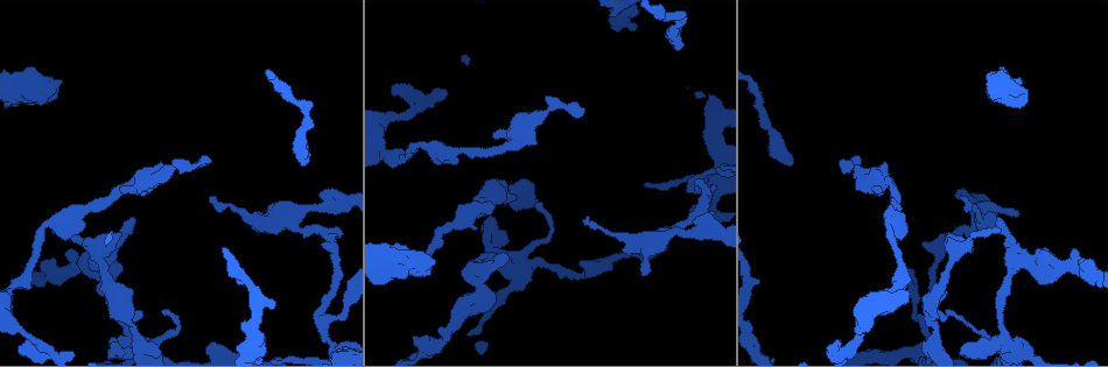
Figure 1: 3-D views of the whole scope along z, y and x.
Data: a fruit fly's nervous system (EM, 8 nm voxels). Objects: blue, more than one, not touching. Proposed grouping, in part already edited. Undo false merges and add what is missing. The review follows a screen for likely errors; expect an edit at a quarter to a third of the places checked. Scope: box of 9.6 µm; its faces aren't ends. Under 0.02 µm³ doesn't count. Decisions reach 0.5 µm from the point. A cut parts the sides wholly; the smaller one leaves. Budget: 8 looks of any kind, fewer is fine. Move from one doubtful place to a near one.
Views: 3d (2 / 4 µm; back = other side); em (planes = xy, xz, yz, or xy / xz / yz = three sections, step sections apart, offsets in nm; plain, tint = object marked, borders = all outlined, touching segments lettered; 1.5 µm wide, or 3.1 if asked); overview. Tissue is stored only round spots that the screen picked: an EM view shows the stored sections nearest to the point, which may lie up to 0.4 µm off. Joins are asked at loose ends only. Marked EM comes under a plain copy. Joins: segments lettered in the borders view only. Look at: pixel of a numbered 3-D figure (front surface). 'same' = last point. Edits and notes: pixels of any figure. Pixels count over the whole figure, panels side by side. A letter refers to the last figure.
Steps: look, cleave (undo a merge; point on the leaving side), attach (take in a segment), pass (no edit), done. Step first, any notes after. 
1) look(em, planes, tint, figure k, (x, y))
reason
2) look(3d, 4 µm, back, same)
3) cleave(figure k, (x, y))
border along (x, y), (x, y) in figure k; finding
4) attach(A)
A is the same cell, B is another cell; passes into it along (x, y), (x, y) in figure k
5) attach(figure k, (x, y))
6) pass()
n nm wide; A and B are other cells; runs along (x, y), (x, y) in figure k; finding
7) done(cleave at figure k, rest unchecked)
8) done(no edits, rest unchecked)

look(3d, 2 µm, back, figure 1, (924, 324))
three arms meet

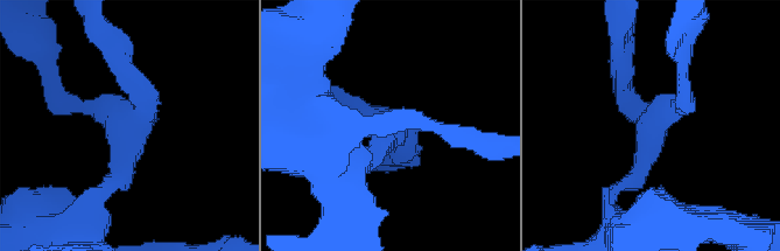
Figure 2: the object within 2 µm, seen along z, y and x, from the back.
look(em, planes, borders, figure 2, (649, 124))

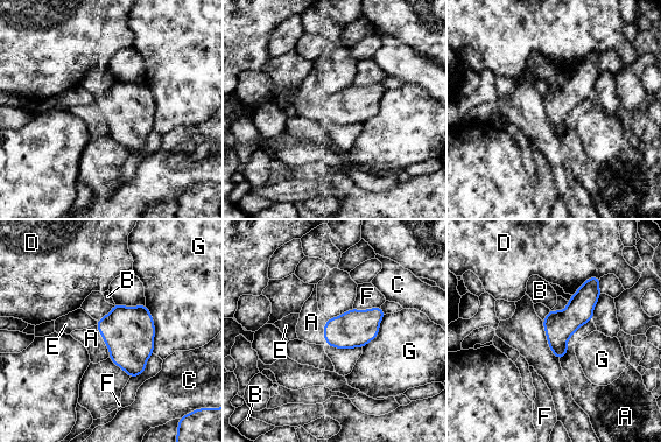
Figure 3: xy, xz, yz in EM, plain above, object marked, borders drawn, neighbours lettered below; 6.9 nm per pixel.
pass()
200 nm wide; G touches over 340 nm; A, B, C, D, E, F and G are other cells; all the same neuron

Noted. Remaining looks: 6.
look(em, planes, tint, figure 1, (642, 275))
branch stops here

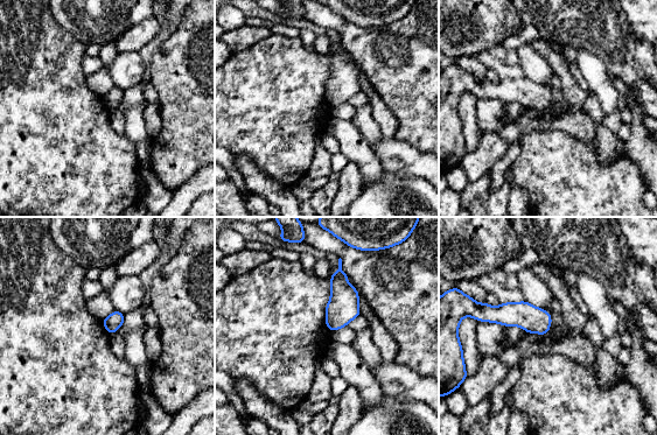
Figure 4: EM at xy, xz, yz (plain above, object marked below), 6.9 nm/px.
look(em, planes, borders, same)

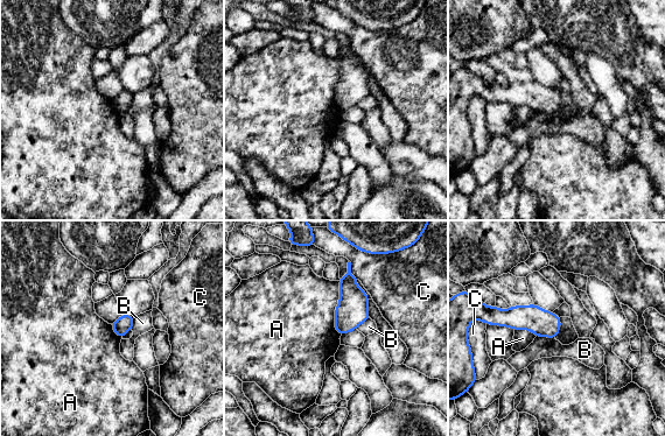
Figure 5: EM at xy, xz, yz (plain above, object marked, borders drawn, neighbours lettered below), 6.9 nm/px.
pass()
110 nm wide; A, B and C are other cells; border along (337, 281), (335, 329), (341, 335) in figure 5; none of them fits

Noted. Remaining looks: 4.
look(em, planes, borders, figure 1, (589, 218))
thin end

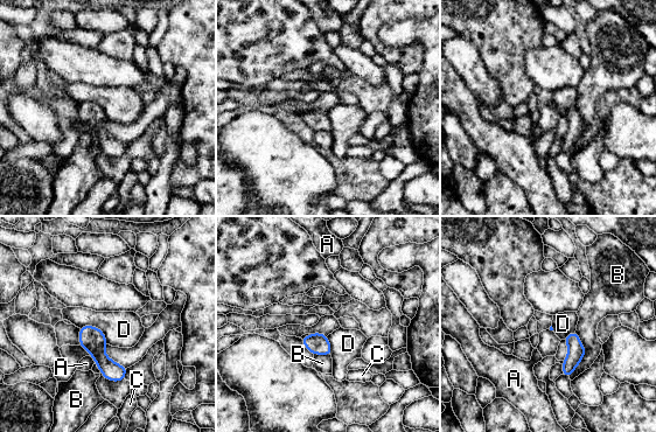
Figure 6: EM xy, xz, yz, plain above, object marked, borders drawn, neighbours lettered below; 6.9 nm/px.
pass()
100 nm wide; B touches over 340 nm; A, B, C and D are other cells; no lettered segment goes on from it

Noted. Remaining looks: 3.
done(no edits, rest unchecked)

